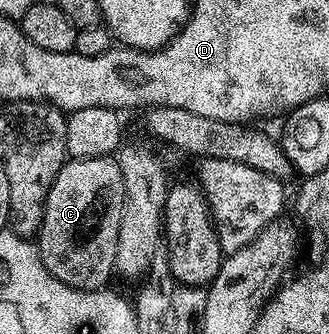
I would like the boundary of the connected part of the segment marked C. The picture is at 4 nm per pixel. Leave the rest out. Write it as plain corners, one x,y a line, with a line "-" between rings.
93,157
67,160
48,191
36,244
44,267
74,289
101,289
115,272
116,243
124,207
124,179
117,160

